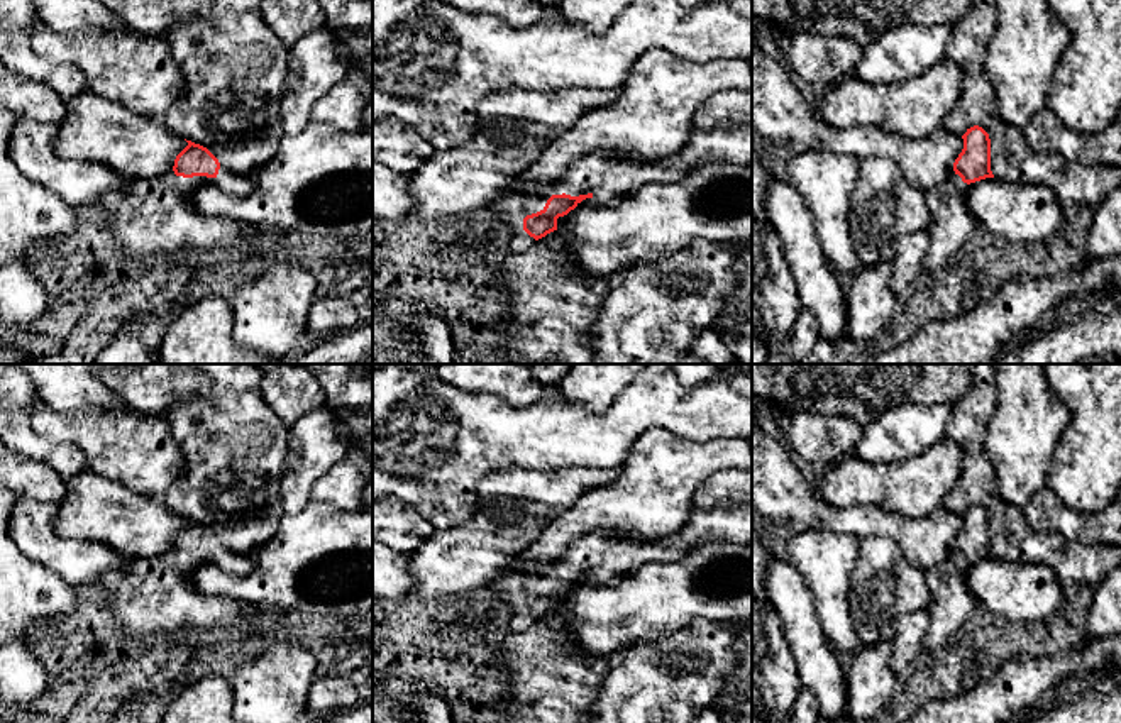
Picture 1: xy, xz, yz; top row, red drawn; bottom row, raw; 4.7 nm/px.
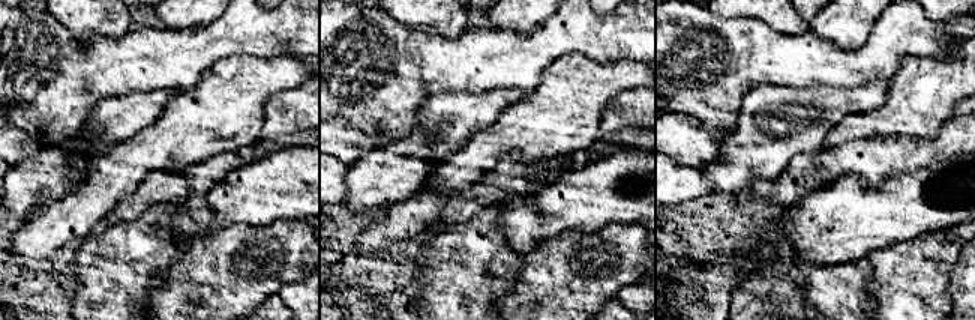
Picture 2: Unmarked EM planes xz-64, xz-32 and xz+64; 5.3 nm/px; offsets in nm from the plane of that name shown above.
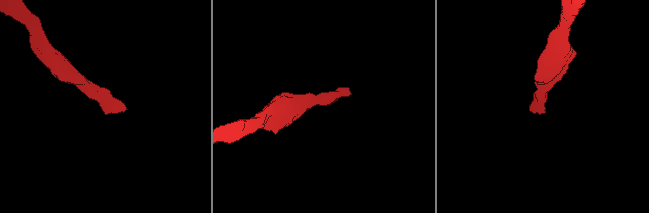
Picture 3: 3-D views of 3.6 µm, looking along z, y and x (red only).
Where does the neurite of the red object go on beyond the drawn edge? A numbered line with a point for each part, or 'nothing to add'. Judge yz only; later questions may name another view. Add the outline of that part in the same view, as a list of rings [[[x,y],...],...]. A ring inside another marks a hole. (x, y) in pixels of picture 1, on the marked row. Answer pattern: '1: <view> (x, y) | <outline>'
1: yz (952, 226) | [[[958,174],[930,188],[926,207],[930,210],[930,249],[923,261],[925,271],[935,271],[948,264],[980,227],[970,213],[969,185]]]

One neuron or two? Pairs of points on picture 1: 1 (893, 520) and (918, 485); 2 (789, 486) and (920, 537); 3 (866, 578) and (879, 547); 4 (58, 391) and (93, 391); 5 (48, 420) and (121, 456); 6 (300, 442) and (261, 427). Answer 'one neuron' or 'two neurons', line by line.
1: two neurons
2: one neuron
3: one neuron
4: one neuron
5: one neuron
6: two neurons

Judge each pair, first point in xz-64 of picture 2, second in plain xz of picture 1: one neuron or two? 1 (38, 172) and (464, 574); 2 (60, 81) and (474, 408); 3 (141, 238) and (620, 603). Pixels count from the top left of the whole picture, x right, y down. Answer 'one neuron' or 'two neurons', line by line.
1: one neuron
2: one neuron
3: two neurons

